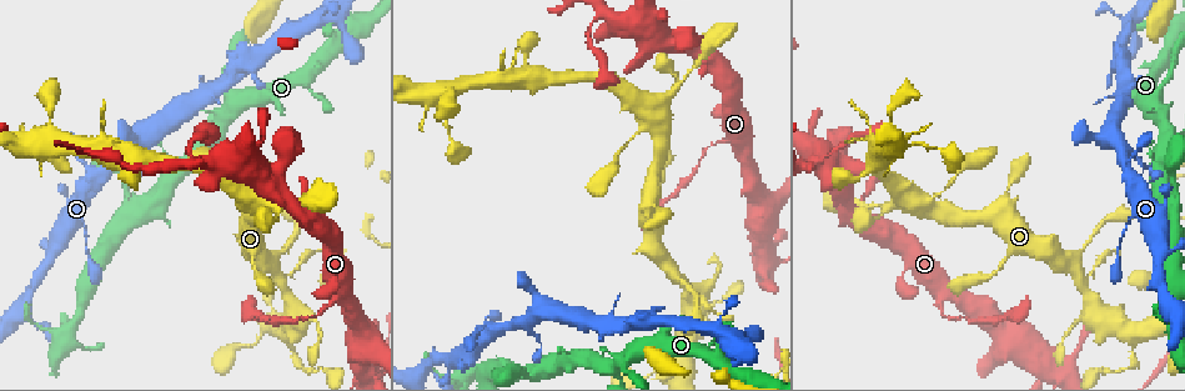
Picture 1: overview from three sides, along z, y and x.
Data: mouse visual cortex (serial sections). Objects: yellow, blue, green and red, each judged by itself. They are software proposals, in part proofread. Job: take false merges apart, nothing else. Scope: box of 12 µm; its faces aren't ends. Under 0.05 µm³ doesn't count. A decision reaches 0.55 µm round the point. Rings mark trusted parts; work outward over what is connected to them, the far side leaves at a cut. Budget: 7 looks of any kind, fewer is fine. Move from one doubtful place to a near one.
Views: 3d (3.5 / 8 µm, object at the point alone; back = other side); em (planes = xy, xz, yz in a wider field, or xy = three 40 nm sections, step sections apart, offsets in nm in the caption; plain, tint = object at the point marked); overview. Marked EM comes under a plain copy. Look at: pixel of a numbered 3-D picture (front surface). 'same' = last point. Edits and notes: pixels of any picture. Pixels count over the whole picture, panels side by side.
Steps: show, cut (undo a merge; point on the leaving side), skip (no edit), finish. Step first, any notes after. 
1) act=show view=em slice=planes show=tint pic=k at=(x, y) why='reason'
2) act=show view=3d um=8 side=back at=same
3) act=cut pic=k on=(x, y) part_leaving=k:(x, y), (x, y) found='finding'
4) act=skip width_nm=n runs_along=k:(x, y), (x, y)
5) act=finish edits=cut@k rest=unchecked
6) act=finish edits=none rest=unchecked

act=show view=3d um=8 side=back pic=1 at=(119, 172) why='calibre changes'

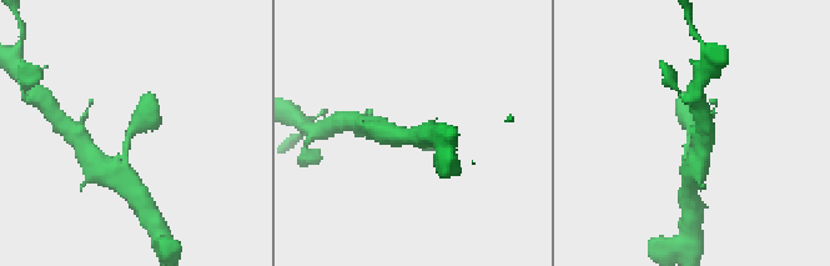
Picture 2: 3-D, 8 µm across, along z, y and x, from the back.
act=show view=em slice=xy step=5 show=tint pic=2 at=(134, 128) arm_widths_nm=150,500 why='shape alone is not enough'

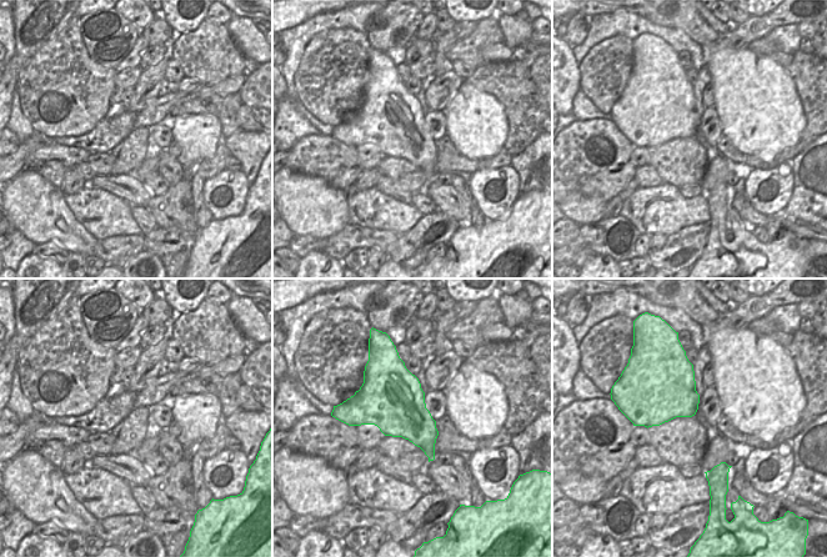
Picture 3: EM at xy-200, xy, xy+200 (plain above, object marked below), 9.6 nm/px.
act=skip runs_along=2:(125, 162), (127, 135), (150, 99) found='continuous, no second cell'

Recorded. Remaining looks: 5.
act=show view=3d um=3.5 pic=1 at=(1131, 366)

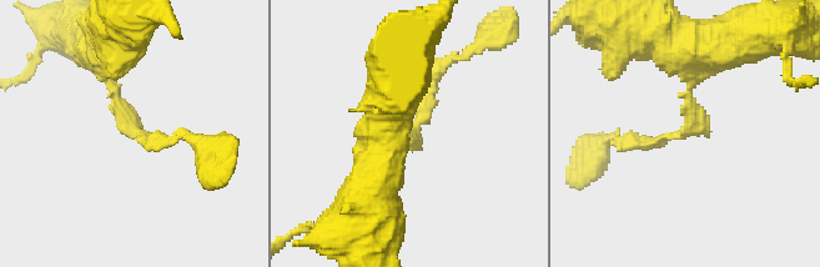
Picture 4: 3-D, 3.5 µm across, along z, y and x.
act=show view=em slice=xy step=5 show=tint pic=4 at=(415, 130) arm_widths_nm=150,200 why='need the tissue'

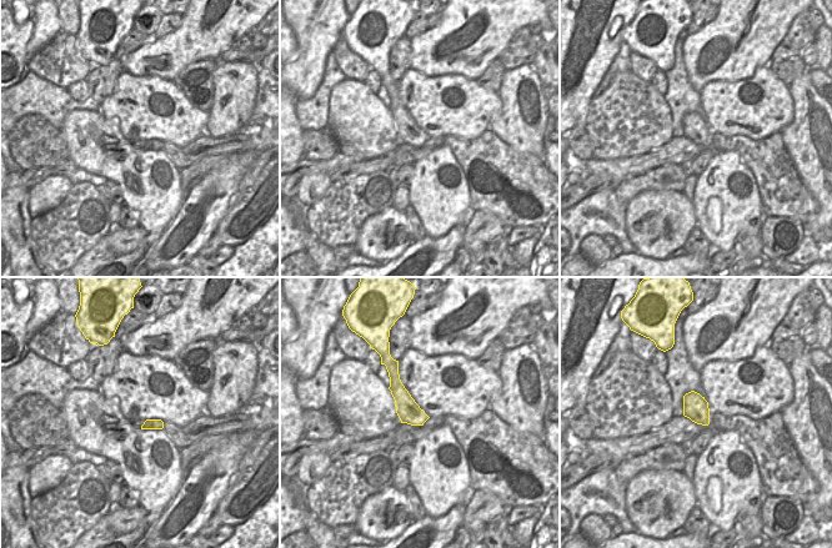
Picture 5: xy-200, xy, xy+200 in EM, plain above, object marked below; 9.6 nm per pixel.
act=show view=em slice=planes show=tint at=same

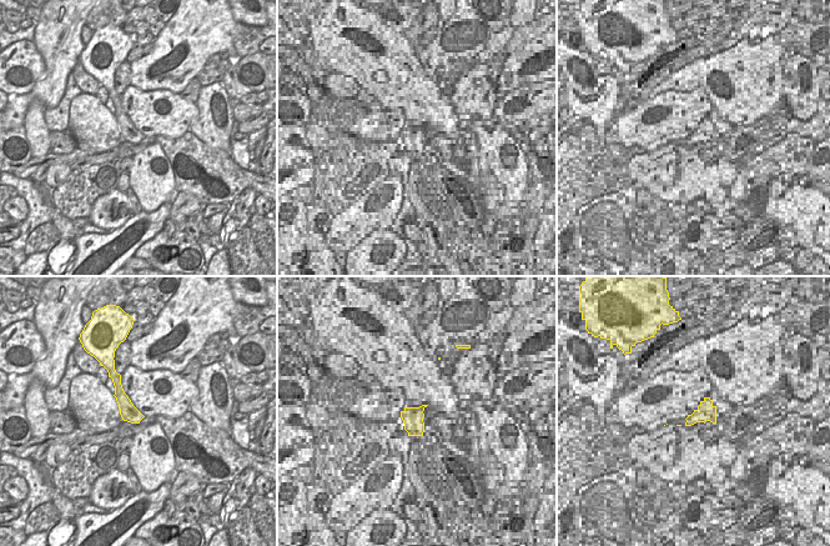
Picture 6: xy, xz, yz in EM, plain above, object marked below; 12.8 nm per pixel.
act=cut pic=4 on=(638, 140) found='two cells meet here'

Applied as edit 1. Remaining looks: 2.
act=show view=3d um=3.5 pic=1 at=(881, 213) why='a narrow waist'

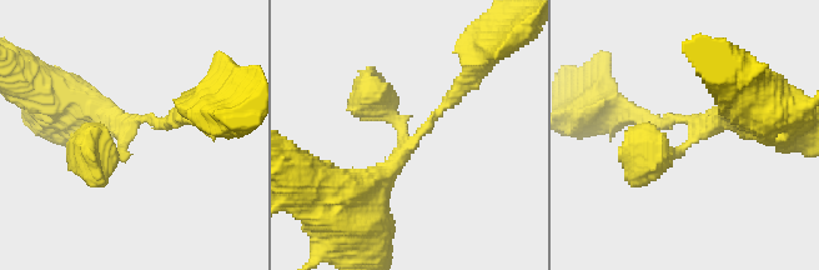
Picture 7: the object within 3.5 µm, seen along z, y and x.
act=show view=em slice=xy step=5 show=tint pic=7 at=(403, 133) arms=3 arm_widths_nm=150,350,450

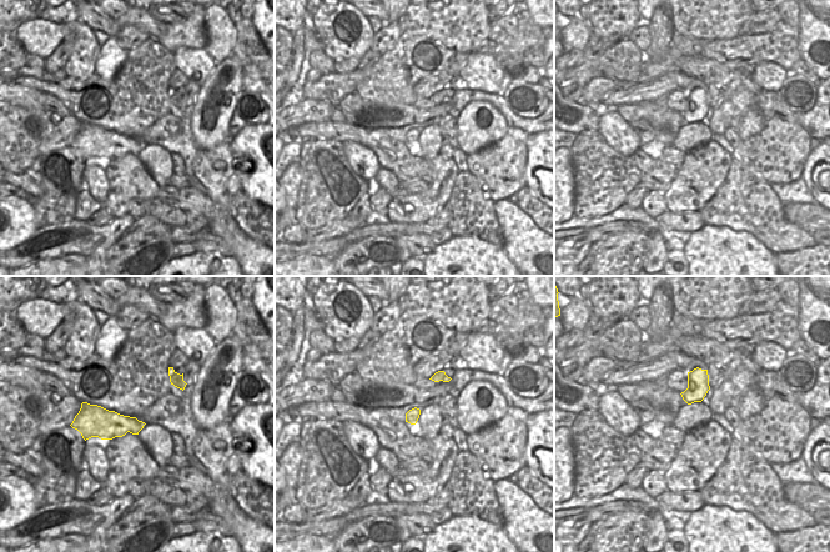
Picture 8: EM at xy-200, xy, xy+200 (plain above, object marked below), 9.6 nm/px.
act=skip runs_along=7:(748, 114), (671, 155), (629, 133) found='one cell here'

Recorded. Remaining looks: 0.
act=finish edits=cut@4 rest=unchecked

